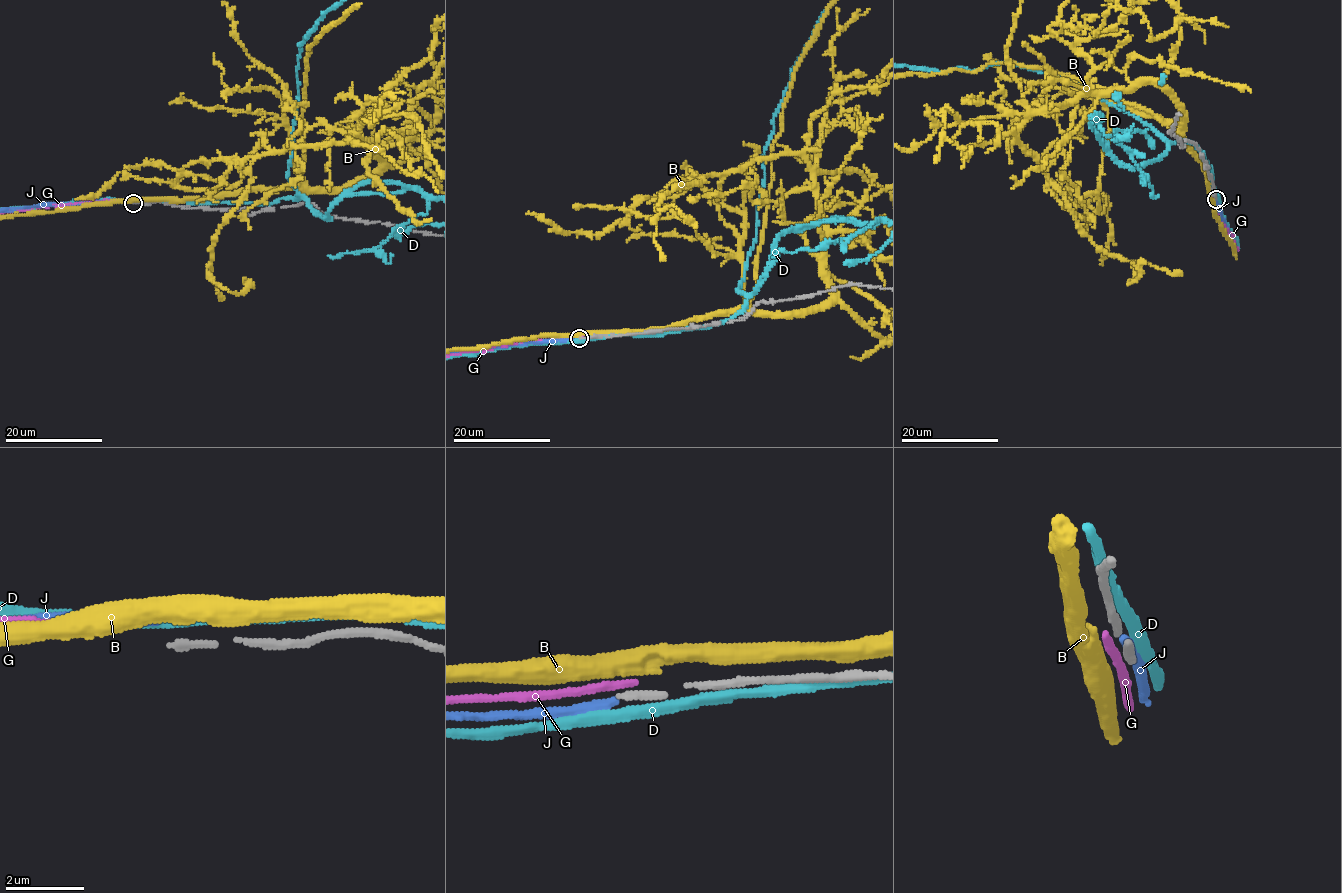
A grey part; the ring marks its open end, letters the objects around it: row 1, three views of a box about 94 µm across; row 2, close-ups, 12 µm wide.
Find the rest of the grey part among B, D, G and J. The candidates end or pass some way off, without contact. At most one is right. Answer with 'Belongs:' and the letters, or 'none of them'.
Belongs: none of them

